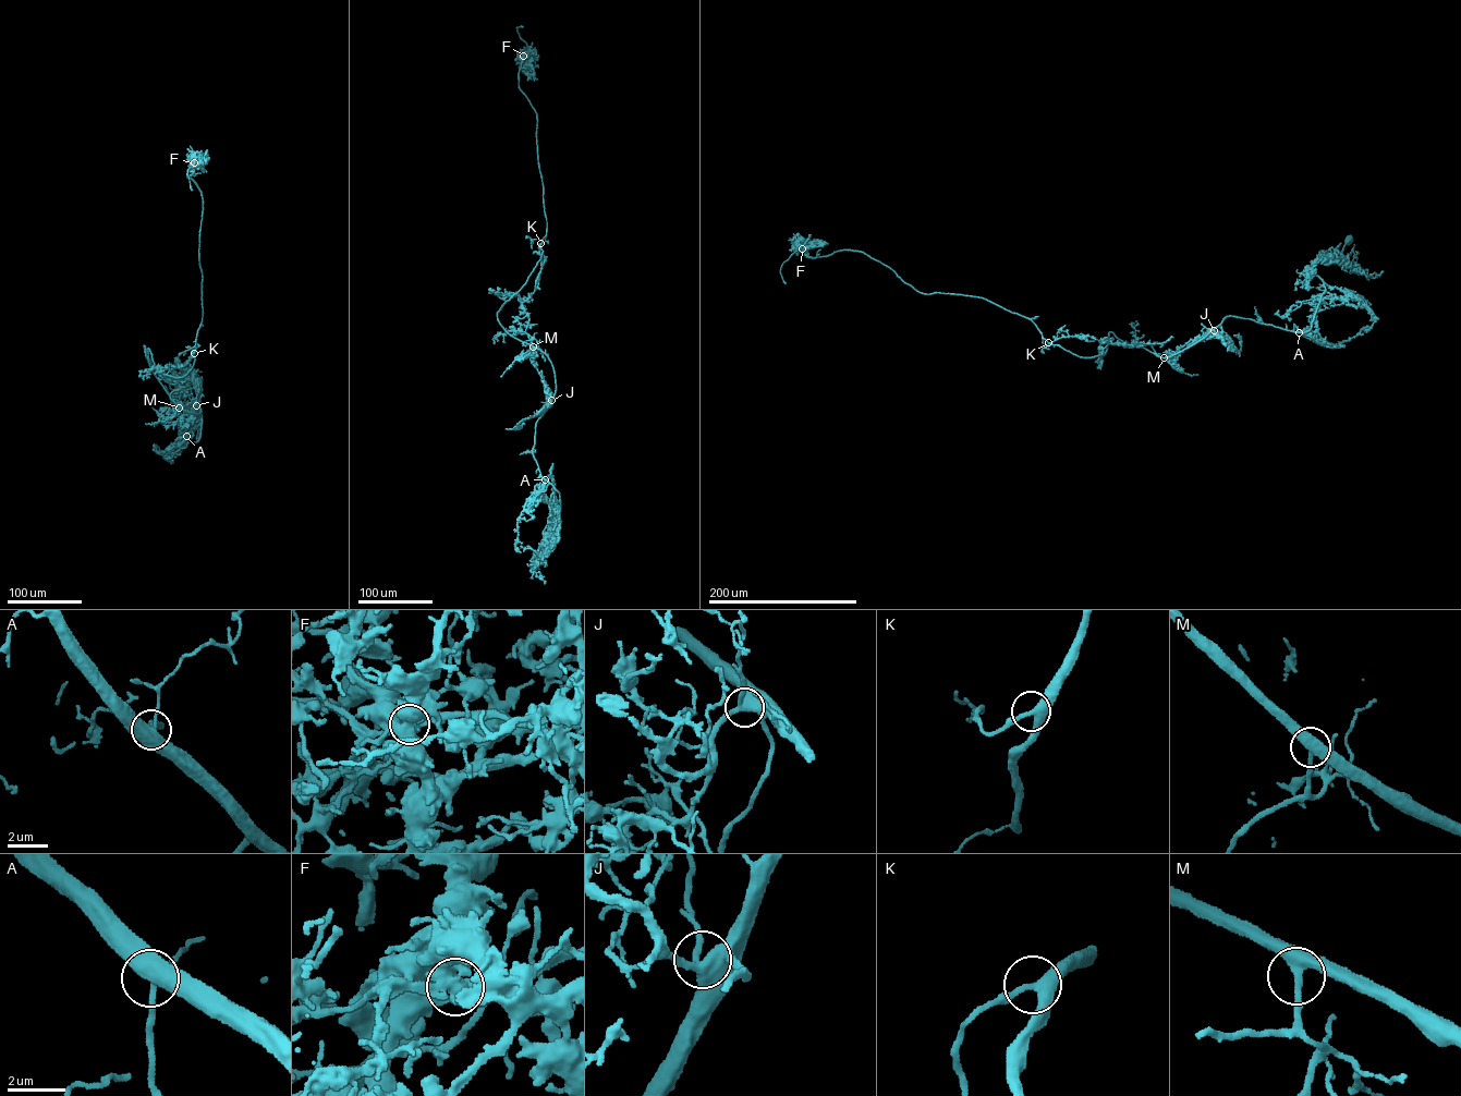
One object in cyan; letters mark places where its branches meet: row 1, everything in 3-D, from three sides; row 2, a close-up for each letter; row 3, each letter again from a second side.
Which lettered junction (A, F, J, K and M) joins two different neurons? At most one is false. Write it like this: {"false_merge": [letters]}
{"false_merge": ["F"]}

